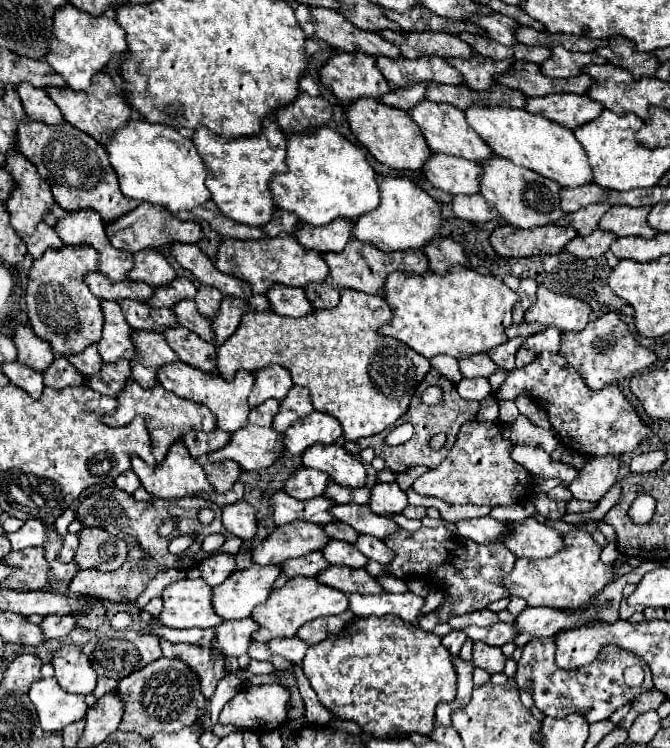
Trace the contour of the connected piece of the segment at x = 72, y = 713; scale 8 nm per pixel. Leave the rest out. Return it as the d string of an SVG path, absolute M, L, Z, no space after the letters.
M41 678L33 682L29 700L37 710L41 728L47 732L61 732L67 724L83 720L87 712L85 698L65 692L57 678Z

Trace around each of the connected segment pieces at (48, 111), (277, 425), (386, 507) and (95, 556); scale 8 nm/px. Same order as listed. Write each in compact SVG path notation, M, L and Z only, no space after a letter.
M27 82L17 84L15 90L17 90L19 100L21 100L21 104L23 104L23 108L25 108L27 116L31 120L39 120L39 122L45 122L45 124L63 122L63 116L59 114L57 104L51 102L51 98L47 96L45 90L29 86Z
M293 386L285 396L285 400L281 402L281 412L273 418L273 430L285 432L285 428L289 428L299 418L309 416L311 412L313 412L313 406L309 402L309 390L301 386Z
M379 482L373 486L371 498L369 498L369 508L375 514L381 514L381 516L399 514L399 512L403 512L405 506L407 506L407 496L397 486L397 482L389 482L389 484Z
M83 528L79 532L79 550L75 562L81 570L95 568L101 572L113 572L127 560L127 542L101 528Z

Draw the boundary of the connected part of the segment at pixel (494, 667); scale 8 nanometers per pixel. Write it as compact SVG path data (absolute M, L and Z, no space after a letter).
M473 642L473 658L471 660L477 668L483 668L489 674L495 674L495 672L503 672L507 658L503 656L501 648L489 646L485 642Z

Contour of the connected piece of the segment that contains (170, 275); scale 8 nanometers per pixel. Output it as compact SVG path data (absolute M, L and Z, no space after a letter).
M139 250L133 254L133 260L135 264L129 272L129 278L133 278L133 282L147 282L149 286L157 288L177 276L165 256L157 250Z

